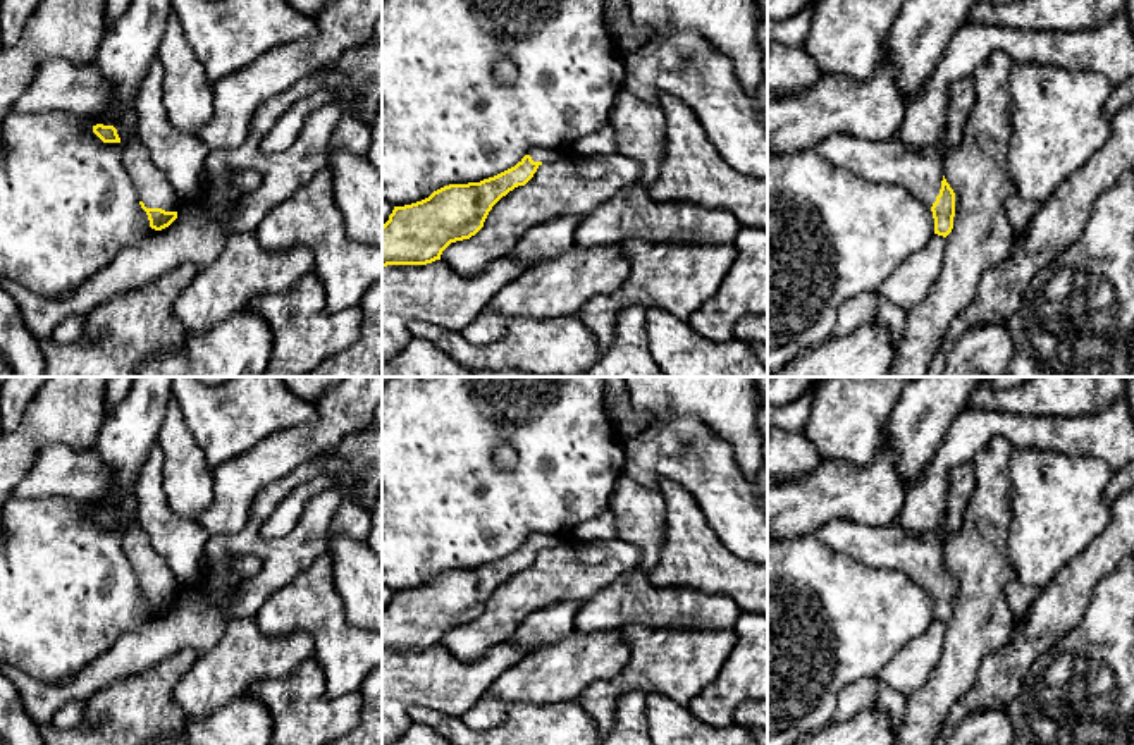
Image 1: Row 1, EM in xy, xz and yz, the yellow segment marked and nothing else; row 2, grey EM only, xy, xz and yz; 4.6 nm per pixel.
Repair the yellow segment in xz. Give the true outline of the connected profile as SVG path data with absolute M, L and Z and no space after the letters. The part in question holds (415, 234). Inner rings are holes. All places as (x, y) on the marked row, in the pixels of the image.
M535 146L515 167L494 177L449 184L422 201L394 206L382 225L382 268L441 260L451 243L470 239L484 227L502 196L525 186L542 163L552 163L564 155L561 150Z

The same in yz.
M841 132L821 139L816 151L859 179L905 188L931 208L934 234L952 232L955 193L943 175L945 158L934 148L915 151L900 136L874 141Z

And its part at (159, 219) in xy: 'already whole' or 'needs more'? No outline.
needs more

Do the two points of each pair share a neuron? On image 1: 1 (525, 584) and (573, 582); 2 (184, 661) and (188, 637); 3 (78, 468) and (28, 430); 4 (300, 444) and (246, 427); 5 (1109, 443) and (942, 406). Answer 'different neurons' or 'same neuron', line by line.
1: same neuron
2: different neurons
3: different neurons
4: different neurons
5: different neurons

